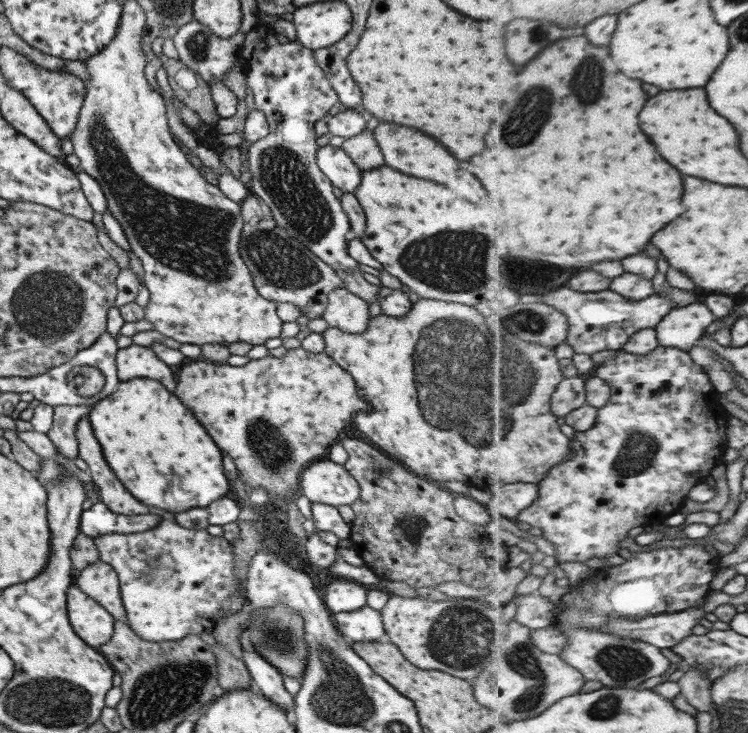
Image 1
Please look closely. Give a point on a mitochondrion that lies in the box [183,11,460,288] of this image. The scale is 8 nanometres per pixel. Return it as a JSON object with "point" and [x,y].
{"point":[284,177]}

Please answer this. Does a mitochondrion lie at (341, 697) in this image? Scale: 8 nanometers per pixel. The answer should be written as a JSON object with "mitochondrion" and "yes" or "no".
{"mitochondrion":"yes"}

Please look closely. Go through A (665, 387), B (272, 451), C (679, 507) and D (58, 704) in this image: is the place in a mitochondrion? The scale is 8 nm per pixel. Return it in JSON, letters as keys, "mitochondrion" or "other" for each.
{"A":"other","B":"mitochondrion","C":"other","D":"mitochondrion"}

